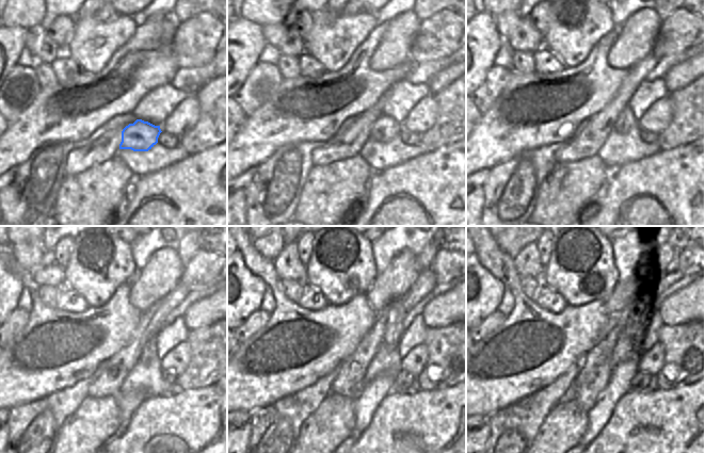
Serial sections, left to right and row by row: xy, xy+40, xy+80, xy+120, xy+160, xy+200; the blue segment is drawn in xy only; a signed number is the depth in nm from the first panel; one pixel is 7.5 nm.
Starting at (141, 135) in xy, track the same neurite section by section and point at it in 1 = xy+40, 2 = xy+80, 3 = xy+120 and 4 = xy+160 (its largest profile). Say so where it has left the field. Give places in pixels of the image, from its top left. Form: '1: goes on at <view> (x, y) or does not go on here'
1: goes on at xy+40 (384, 129)
2: goes on at xy+80 (625, 120)
3: goes on at xy+120 (148, 353)
4: goes on at xy+160 (394, 332)

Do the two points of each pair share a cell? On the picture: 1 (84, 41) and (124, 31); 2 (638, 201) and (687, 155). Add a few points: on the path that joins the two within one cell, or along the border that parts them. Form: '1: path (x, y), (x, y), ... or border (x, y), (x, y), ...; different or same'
1: path (94, 41), (114, 34); same
2: path (642, 193), (650, 192), (672, 170); same

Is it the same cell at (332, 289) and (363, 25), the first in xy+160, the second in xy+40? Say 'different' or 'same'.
same

